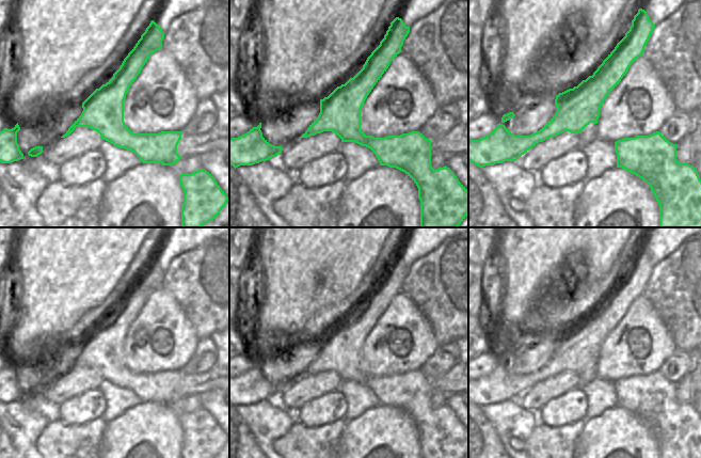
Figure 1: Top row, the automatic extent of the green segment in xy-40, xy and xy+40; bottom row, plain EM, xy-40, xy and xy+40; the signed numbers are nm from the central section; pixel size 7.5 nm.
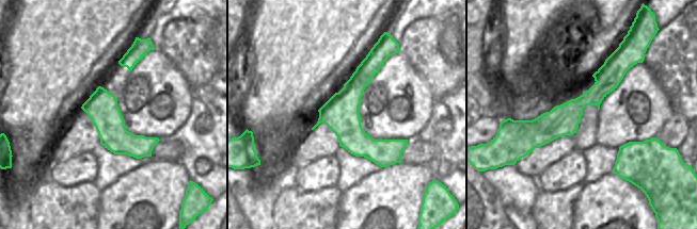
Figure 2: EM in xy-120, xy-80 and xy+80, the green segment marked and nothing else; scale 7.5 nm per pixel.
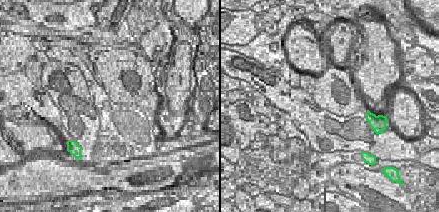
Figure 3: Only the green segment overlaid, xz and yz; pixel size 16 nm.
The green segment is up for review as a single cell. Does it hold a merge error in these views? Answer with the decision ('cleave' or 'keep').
keep

